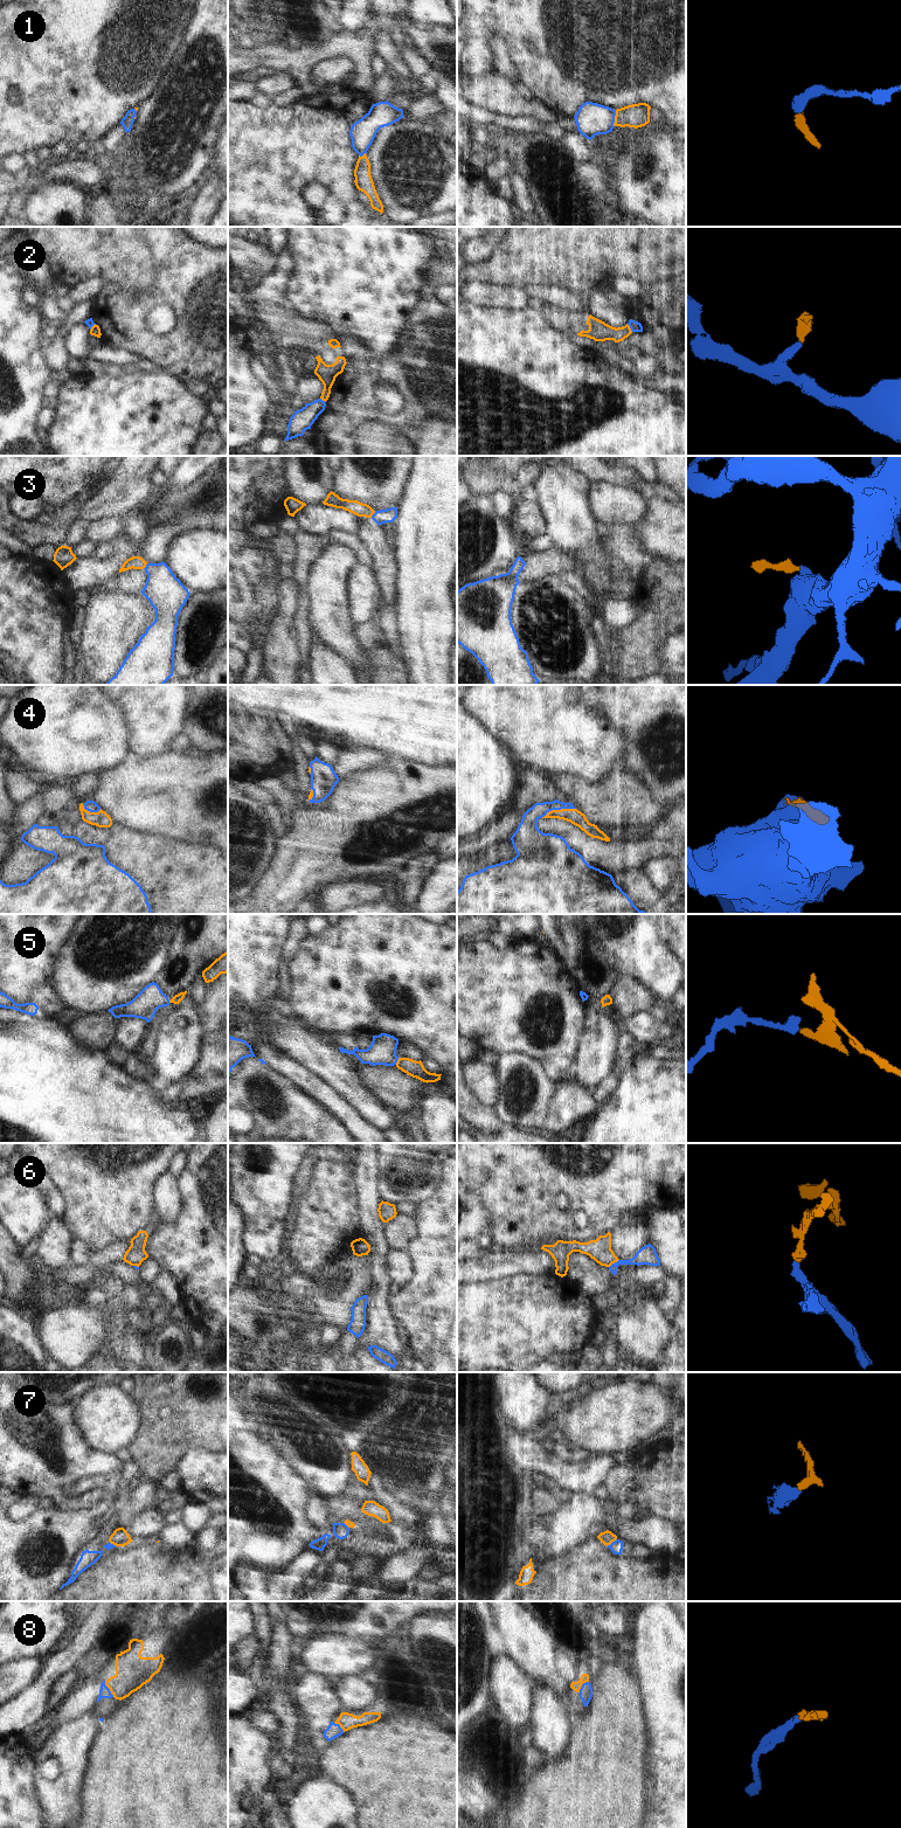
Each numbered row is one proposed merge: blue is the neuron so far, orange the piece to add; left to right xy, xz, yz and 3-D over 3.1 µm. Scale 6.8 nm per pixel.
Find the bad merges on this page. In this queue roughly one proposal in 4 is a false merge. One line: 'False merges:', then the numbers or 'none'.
False merges: 2

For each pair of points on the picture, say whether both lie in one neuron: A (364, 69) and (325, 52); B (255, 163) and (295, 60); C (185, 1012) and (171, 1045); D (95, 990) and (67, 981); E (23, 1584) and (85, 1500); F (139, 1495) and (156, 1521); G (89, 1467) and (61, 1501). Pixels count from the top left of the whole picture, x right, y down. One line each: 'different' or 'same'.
A: same
B: different
C: same
D: same
E: different
F: different
G: same

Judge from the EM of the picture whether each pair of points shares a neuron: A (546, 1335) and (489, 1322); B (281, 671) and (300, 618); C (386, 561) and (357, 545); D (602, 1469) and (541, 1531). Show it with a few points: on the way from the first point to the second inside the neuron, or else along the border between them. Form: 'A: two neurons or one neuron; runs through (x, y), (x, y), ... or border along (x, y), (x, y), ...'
A: one neuron; runs through (532, 1323), (503, 1323)
B: two neurons; border along (293, 636), (299, 662)
C: two neurons; border along (359, 538), (372, 559), (372, 567)
D: two neurons; border along (593, 1491), (588, 1494), (573, 1494)

